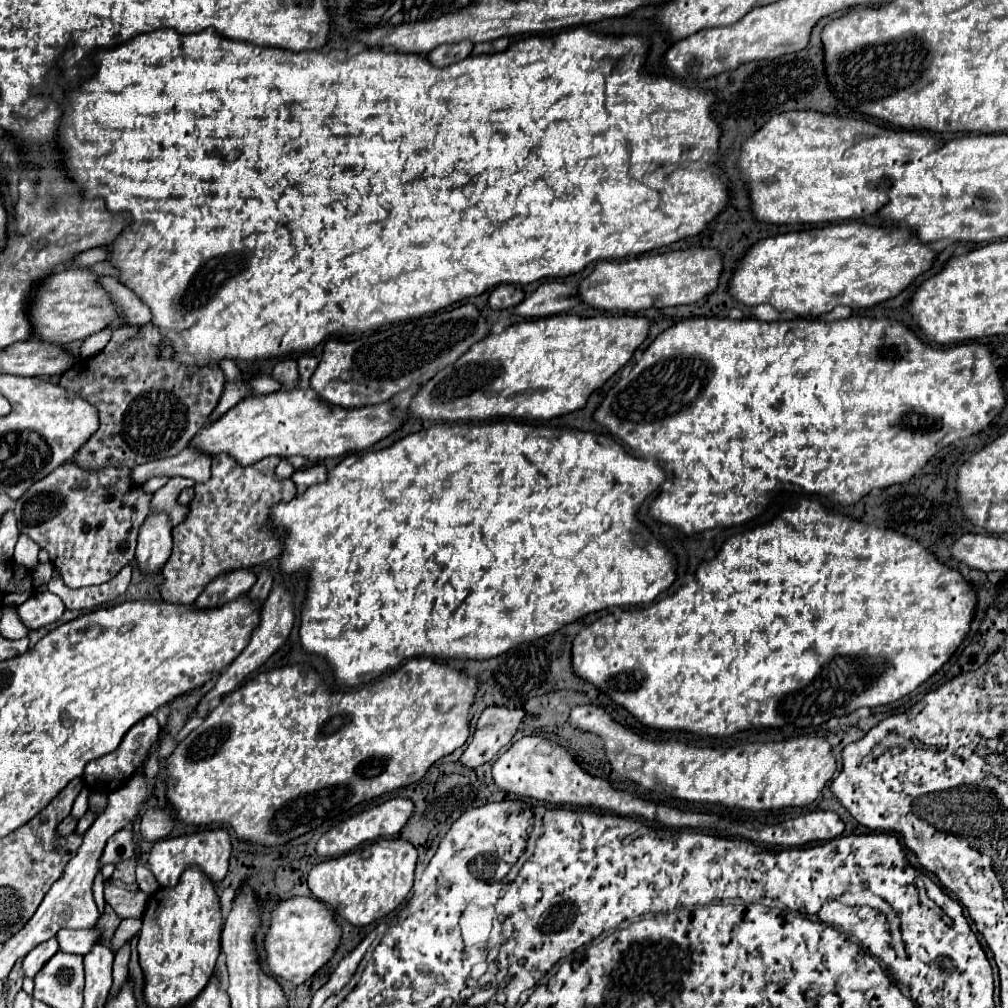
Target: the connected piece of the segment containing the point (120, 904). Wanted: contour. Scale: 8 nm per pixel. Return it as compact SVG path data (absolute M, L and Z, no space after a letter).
M105 881L105 901L115 909L119 917L137 917L141 919L148 896L143 891L127 891Z

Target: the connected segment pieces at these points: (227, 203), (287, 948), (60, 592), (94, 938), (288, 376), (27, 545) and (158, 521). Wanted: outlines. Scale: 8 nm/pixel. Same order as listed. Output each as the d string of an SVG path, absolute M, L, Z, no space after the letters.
M577 27L571 31L563 31L559 35L551 37L529 37L513 47L493 53L493 55L475 55L467 57L459 63L453 63L449 67L435 67L425 55L403 55L397 51L381 51L381 49L365 49L353 57L347 55L347 51L332 50L304 50L301 53L291 53L285 49L275 47L257 47L243 41L231 41L227 37L221 37L215 29L203 29L201 33L191 35L179 35L177 31L159 29L155 33L143 33L115 49L101 49L97 55L93 55L97 63L97 73L85 81L81 87L63 93L61 103L65 105L65 115L61 121L61 145L67 153L67 171L71 173L73 181L83 187L83 195L87 199L101 197L107 203L107 209L111 213L129 211L133 223L123 231L123 235L109 247L111 261L121 273L121 283L133 289L143 303L151 307L153 323L161 329L163 341L171 343L175 353L175 359L179 359L183 365L189 367L205 367L209 363L219 363L223 357L233 361L247 361L255 363L269 357L285 357L291 353L303 353L311 351L315 345L319 345L325 337L351 337L359 335L371 329L377 329L387 323L421 317L427 313L435 313L439 309L445 309L461 299L481 295L491 287L513 283L513 285L527 285L539 279L557 279L567 277L583 271L589 263L599 259L623 259L629 255L639 255L651 249L659 249L663 245L671 245L675 241L681 241L685 237L699 235L725 207L729 205L729 179L719 169L719 137L721 127L713 119L713 105L717 103L717 95L709 89L699 87L686 87L679 85L662 74L653 75L645 71L649 41L645 37L637 35L601 35L593 33L585 27Z
M291 897L273 909L271 929L265 937L267 963L273 971L273 975L283 977L295 985L301 985L303 981L307 981L311 975L315 975L321 967L325 967L331 961L339 943L341 943L341 927L335 923L333 913L319 899L315 899L315 897Z
M123 567L123 571L119 571L119 575L115 575L115 579L101 583L97 587L81 587L81 589L69 589L65 587L65 583L61 581L61 575L55 571L53 579L49 581L49 591L55 593L57 597L61 597L61 601L65 603L67 609L95 609L99 605L105 605L107 601L119 597L125 593L125 589L129 587L131 581L131 567Z
M97 927L91 929L61 929L57 933L57 941L61 945L63 951L67 953L77 953L77 955L87 955L91 951L91 947L99 941L101 931Z
M291 357L279 361L279 363L273 367L273 377L275 377L277 381L281 381L285 389L293 389L293 387L297 385L297 379L299 379L297 361L291 359Z
M21 535L15 545L15 561L23 567L33 569L37 565L37 553L39 553L39 545L27 535Z
M149 513L139 529L137 563L147 573L159 573L171 555L171 521L167 513Z

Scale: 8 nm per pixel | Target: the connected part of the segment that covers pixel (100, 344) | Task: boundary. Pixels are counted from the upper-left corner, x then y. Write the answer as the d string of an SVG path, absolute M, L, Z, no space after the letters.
M103 329L91 337L85 339L83 347L81 347L81 357L91 357L91 355L97 355L99 351L103 351L103 347L109 343L111 339L111 331L109 329Z

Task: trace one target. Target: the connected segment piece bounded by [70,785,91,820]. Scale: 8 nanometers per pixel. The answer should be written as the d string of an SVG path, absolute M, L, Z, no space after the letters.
M84 785L80 794L76 798L70 813L73 815L73 817L75 817L75 819L79 820L86 813L88 809L88 798L90 793L91 791L89 788Z

